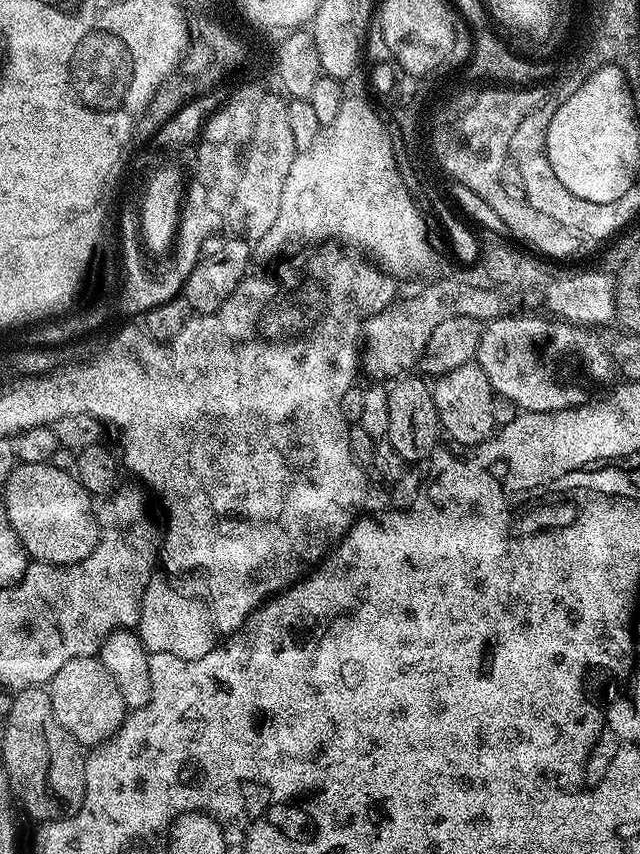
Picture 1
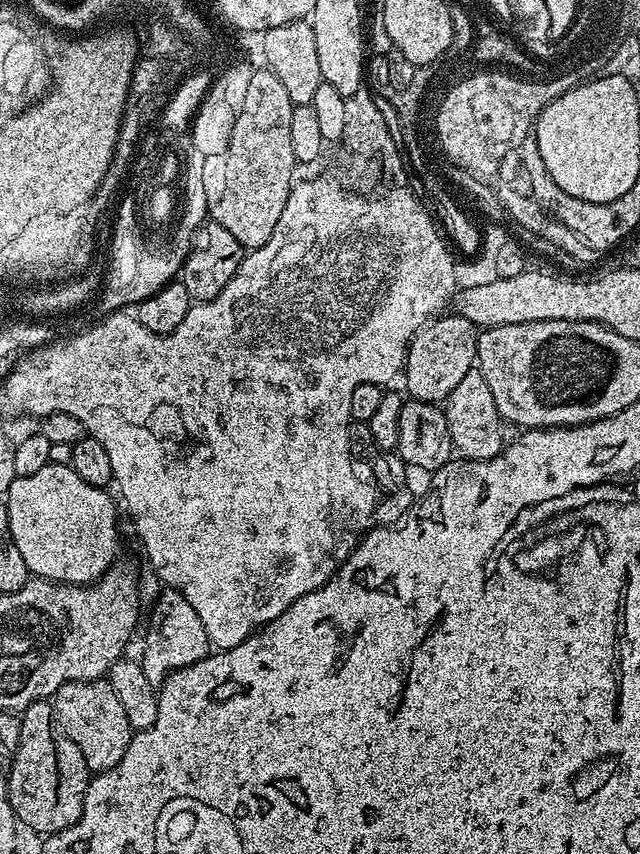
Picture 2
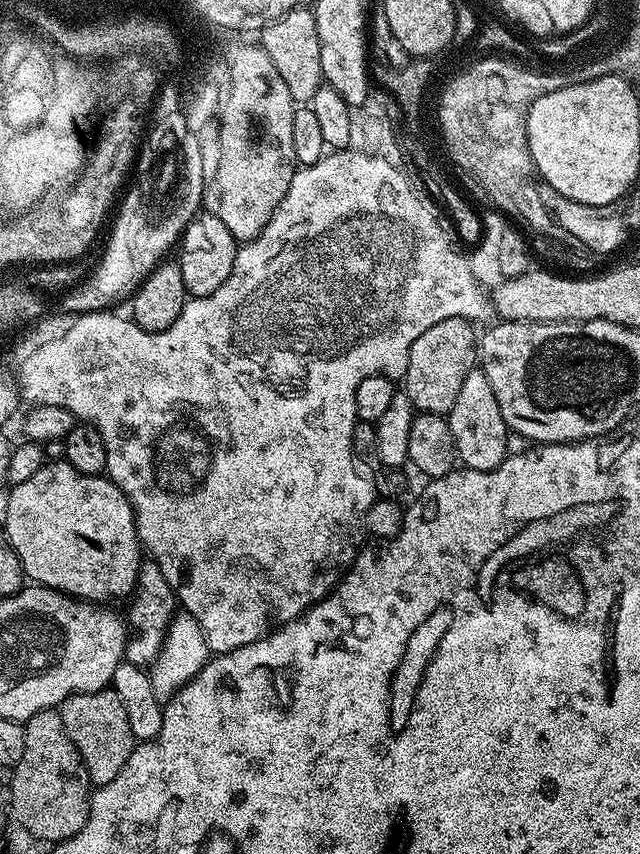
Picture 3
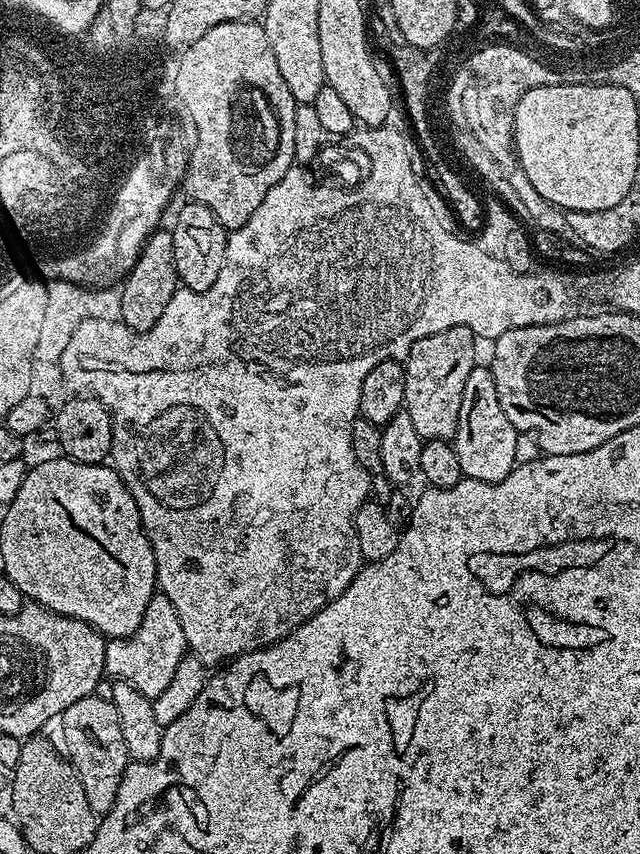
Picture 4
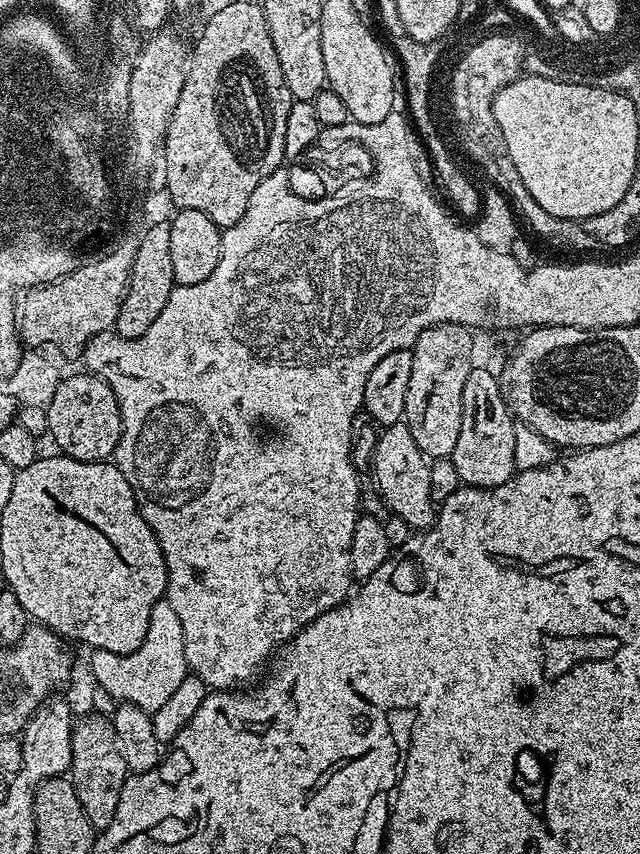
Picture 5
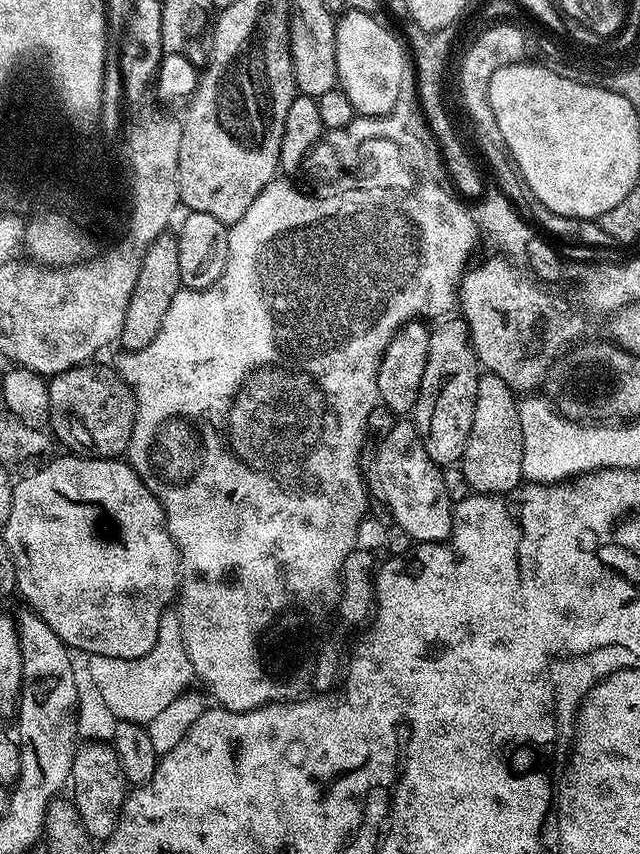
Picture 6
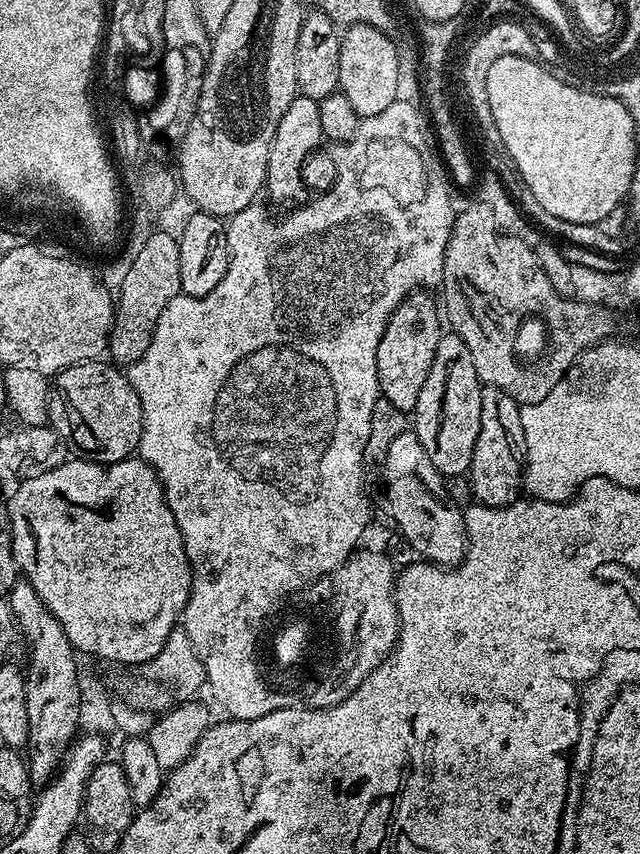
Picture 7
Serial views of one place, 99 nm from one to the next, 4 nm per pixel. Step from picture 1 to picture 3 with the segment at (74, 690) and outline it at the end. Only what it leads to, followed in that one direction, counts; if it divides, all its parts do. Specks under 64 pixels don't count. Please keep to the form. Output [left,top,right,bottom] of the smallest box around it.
[60,687,134,785]

